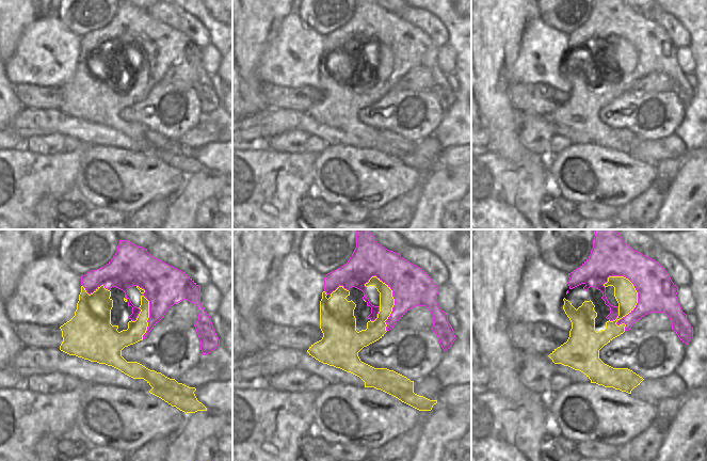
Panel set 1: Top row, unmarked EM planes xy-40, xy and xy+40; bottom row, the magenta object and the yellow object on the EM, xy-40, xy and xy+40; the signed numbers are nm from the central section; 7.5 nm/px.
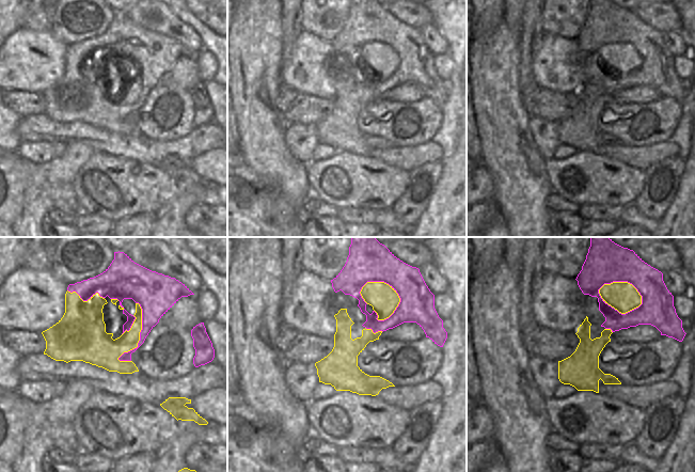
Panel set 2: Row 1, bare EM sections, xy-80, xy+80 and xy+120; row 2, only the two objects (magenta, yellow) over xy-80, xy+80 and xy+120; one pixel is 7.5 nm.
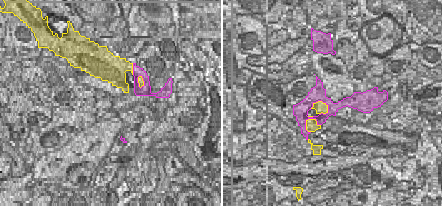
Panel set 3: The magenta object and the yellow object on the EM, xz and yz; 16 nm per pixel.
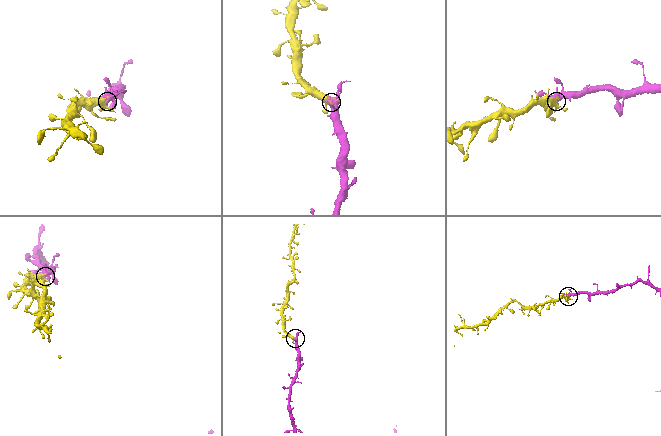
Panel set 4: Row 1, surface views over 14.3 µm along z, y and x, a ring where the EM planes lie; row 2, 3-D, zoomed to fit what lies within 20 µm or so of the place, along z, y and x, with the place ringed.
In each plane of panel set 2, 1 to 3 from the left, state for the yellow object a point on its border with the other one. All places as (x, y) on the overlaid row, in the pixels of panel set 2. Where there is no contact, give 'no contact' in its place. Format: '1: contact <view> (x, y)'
1: contact xy-80 (140, 335)
2: contact xy+80 (381, 281)
3: contact xy+120 (617, 311)

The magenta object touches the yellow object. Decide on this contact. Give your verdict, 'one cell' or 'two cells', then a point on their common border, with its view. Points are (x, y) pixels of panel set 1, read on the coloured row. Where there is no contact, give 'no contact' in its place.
one cell | xy+40 (638, 300)

